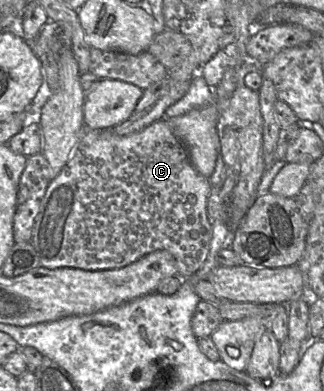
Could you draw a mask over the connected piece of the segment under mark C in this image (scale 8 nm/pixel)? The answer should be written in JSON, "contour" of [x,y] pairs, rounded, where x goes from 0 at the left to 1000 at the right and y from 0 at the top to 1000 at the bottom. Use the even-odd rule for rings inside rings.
{"contour":[[[512,304],[481,309],[441,332],[395,348],[364,348],[349,330],[278,330],[262,322],[256,307],[253,343],[222,399],[182,445],[154,465],[142,486],[123,540],[108,563],[93,619],[120,652],[123,680],[148,688],[194,683],[272,693],[367,688],[460,647],[485,639],[512,639],[540,660],[549,706],[574,714],[596,706],[623,683],[645,650],[654,611],[654,570],[642,555],[639,522],[651,486],[654,478],[645,460],[599,430],[571,373],[537,343]]]}

